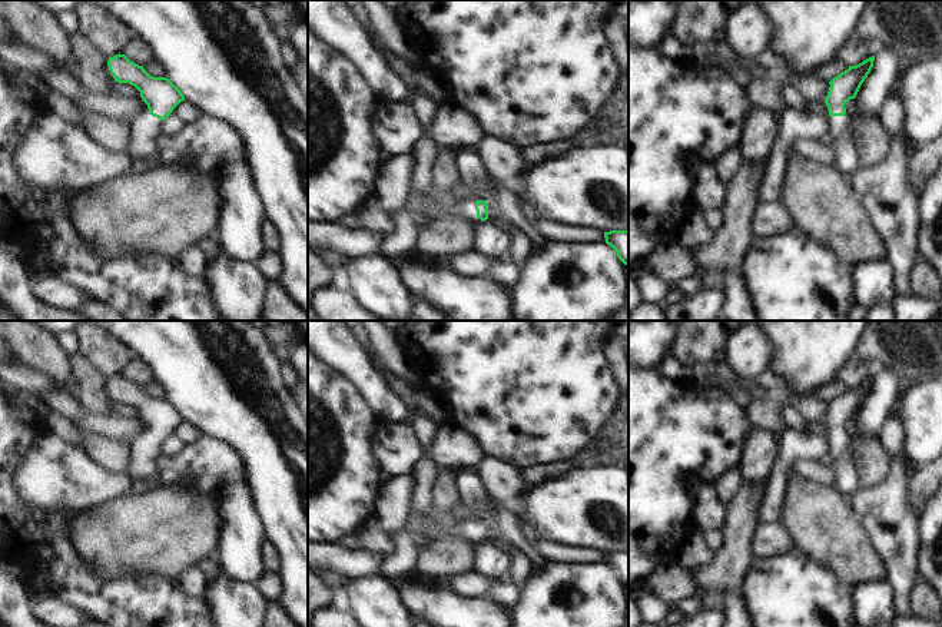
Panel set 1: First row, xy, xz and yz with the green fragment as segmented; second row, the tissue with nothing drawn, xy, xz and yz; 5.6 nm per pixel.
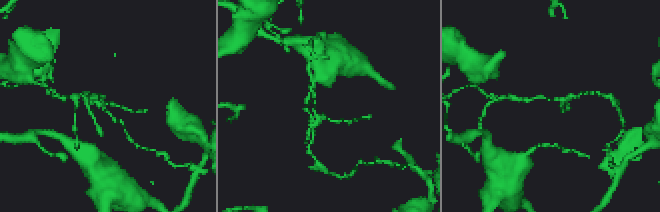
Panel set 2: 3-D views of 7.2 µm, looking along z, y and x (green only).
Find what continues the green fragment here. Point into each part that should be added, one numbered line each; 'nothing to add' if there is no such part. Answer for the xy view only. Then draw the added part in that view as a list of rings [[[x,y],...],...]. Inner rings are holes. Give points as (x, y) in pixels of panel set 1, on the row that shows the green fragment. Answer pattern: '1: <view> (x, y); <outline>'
1: xy (145, 129); [[[139,115],[130,125],[129,152],[136,157],[152,156],[157,152],[156,139],[162,135],[160,119],[152,115]]]

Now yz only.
1: yz (839, 126); [[[829,116],[829,135],[833,137],[832,149],[836,155],[836,167],[840,172],[848,172],[859,166],[853,135],[850,130],[852,117]]]

